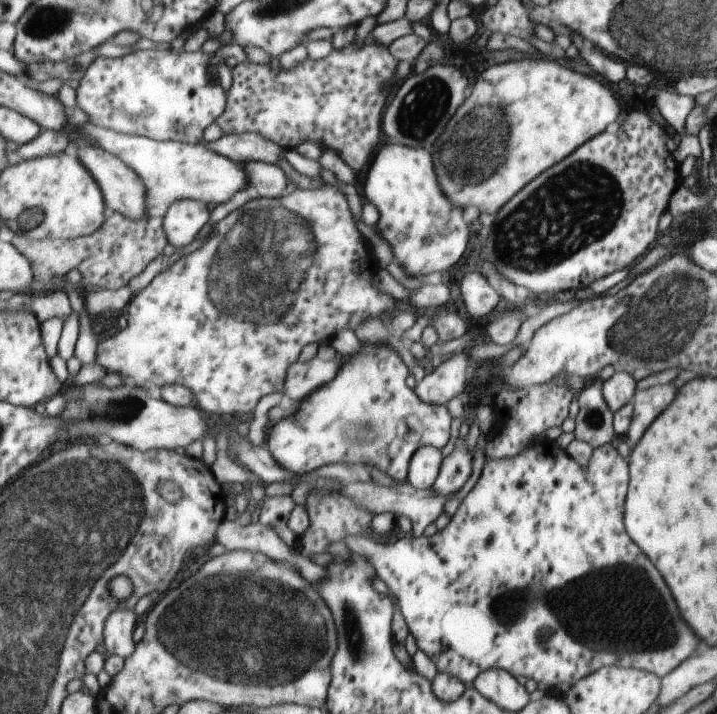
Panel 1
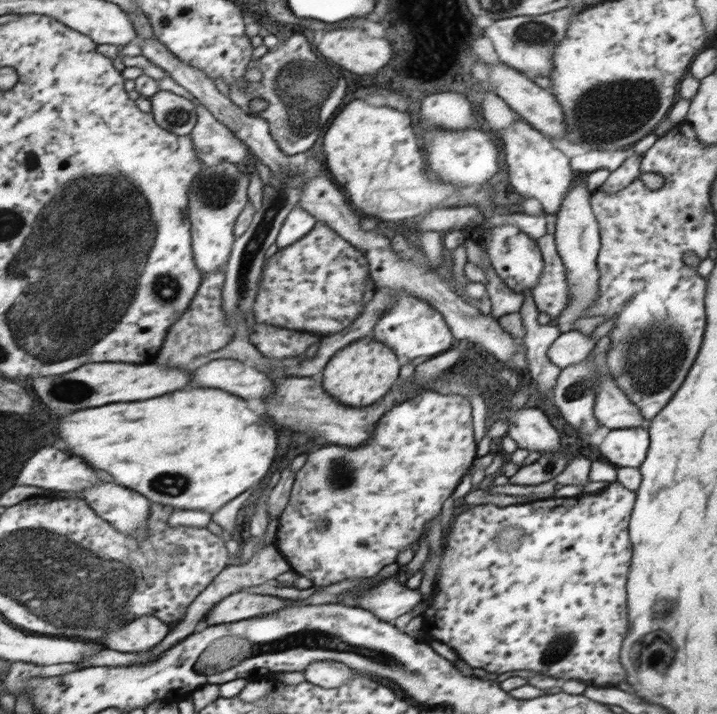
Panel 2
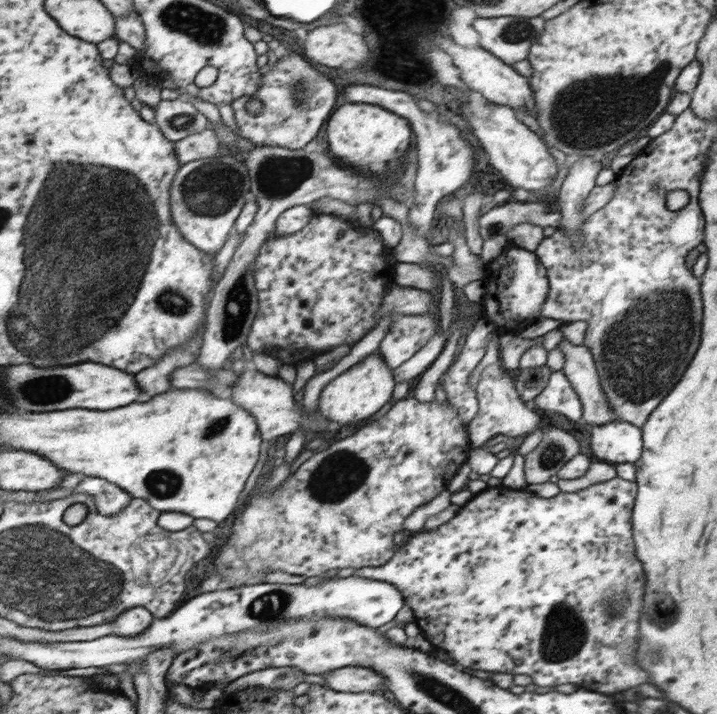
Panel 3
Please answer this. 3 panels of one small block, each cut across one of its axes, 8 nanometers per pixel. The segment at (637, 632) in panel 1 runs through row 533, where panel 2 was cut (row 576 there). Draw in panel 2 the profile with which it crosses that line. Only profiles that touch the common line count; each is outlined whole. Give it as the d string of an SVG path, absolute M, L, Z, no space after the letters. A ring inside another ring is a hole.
M612 481L603 490L594 494L567 495L565 498L548 497L503 507L488 503L475 505L473 509L459 513L453 520L451 528L449 525L447 534L443 535L444 552L434 575L433 596L420 613L423 620L419 629L428 640L437 640L453 649L457 658L471 668L483 668L495 674L511 672L511 670L533 670L539 674L555 676L561 682L578 680L598 687L614 686L617 682L621 682L623 676L629 676L627 670L621 668L622 664L619 664L617 654L619 654L623 634L627 632L625 581L629 571L629 556L632 556L632 544L627 540L627 520L633 508L634 498L635 493ZM507 528L519 528L523 534L515 540L505 540L505 538L501 540L501 534Z

